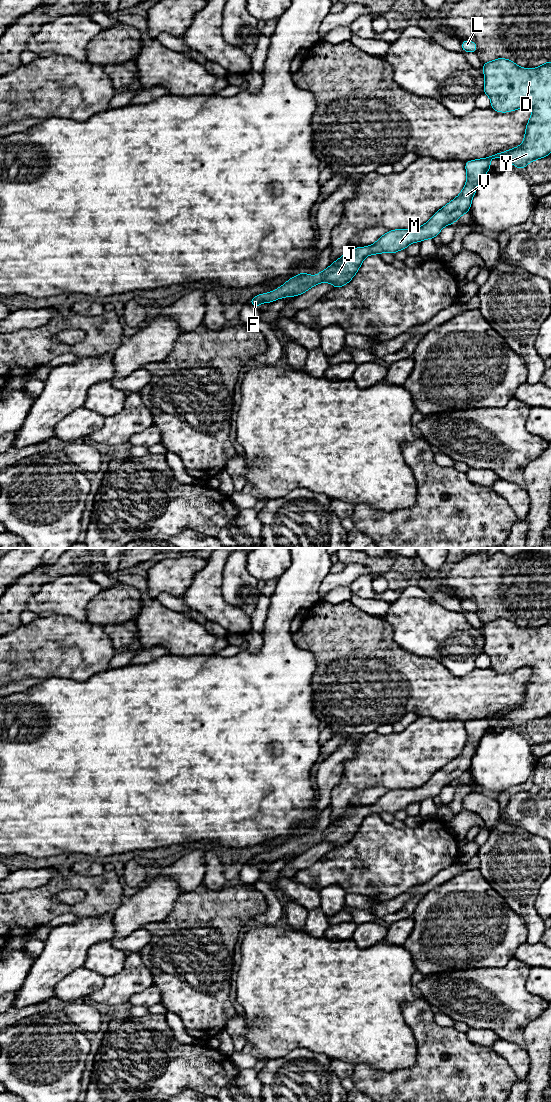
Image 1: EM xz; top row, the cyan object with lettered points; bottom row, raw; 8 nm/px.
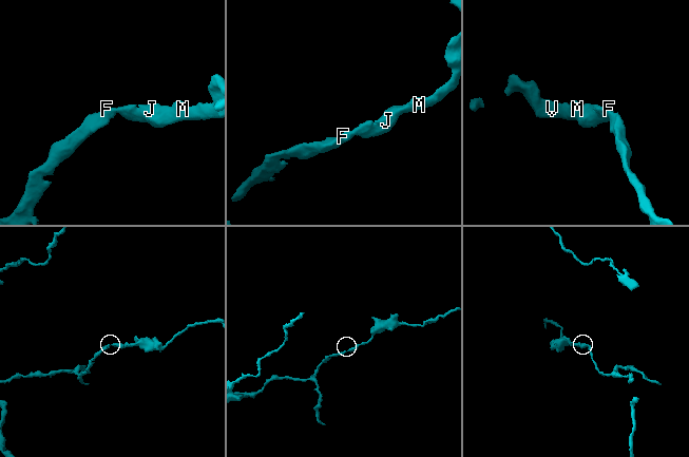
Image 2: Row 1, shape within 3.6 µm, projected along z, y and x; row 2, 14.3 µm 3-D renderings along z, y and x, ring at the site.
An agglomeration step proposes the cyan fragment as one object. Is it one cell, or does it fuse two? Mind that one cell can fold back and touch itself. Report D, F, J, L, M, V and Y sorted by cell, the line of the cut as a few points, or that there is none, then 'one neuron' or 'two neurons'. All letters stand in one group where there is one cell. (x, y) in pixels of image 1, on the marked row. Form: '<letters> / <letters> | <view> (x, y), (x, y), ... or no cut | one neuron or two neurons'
D F J L M V Y | no cut | one neuron

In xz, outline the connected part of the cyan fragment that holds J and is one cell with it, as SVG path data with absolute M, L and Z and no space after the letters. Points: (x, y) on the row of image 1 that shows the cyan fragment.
M498 58L491 62L483 63L485 85L483 93L491 99L493 110L501 113L511 112L523 107L530 107L532 115L526 125L523 143L513 149L499 152L495 155L465 162L467 172L467 182L462 192L443 208L439 209L428 222L413 229L390 230L382 235L374 244L367 247L357 247L348 250L342 257L333 262L326 270L320 271L317 276L312 276L304 272L297 274L296 278L289 280L279 288L269 293L263 293L253 297L248 303L260 309L260 303L270 304L276 299L288 296L298 296L319 283L332 283L334 289L340 288L351 281L359 270L364 258L372 254L380 255L383 252L394 254L397 251L405 250L414 242L422 242L425 239L433 239L438 236L441 229L447 225L454 224L456 220L470 211L472 198L475 195L481 178L490 171L490 161L495 158L504 158L511 161L513 167L525 169L529 162L549 156L551 153L551 61L544 62L537 68L526 69L516 65L506 58Z

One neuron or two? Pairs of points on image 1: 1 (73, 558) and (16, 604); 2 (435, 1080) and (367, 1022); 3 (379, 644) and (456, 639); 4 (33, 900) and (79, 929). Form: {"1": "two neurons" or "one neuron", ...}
{"1": "one neuron", "2": "two neurons", "3": "two neurons", "4": "two neurons"}

